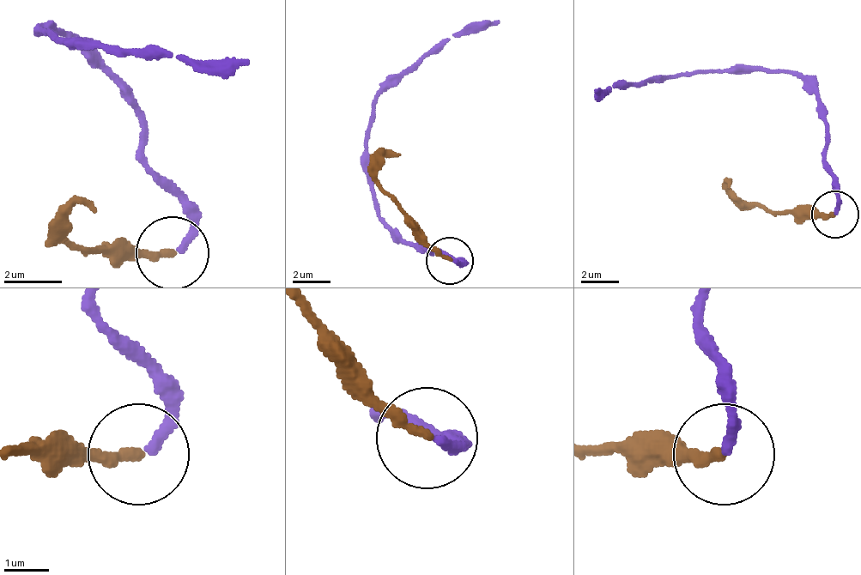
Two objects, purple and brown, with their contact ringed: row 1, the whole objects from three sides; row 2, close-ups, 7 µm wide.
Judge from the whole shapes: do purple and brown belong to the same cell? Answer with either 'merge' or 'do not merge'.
merge

